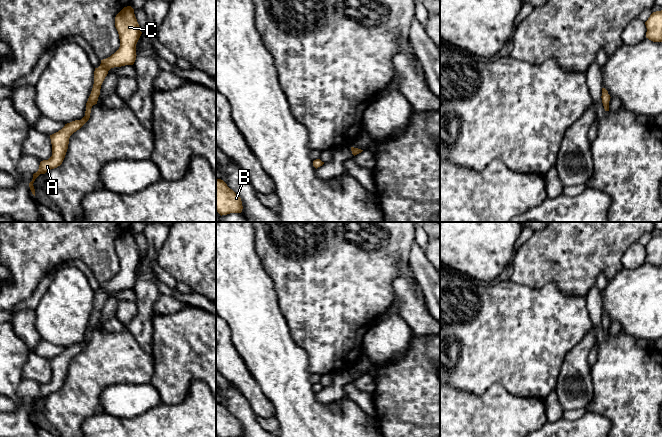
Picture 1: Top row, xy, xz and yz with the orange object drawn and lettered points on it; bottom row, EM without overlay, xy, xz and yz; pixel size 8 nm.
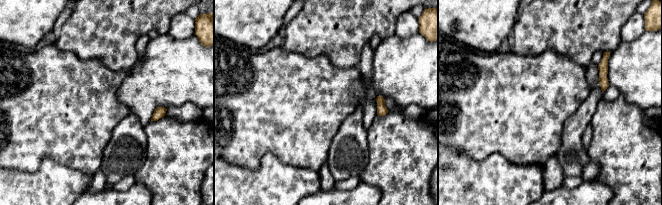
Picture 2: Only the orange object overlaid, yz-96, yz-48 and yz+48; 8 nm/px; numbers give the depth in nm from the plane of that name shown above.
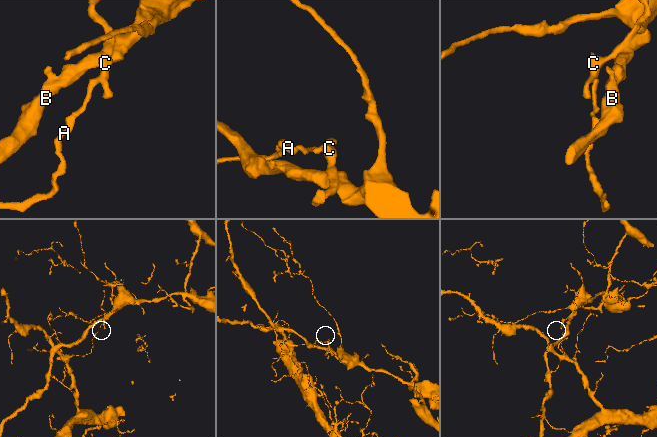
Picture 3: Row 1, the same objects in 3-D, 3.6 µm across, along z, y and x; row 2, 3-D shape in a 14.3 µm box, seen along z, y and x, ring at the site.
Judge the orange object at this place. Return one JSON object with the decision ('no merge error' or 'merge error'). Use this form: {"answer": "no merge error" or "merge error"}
{"answer": "merge error"}

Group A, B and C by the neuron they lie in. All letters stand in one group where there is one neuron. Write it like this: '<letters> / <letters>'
A / B C

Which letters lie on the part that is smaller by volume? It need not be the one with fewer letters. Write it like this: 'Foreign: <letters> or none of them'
Foreign: B, C

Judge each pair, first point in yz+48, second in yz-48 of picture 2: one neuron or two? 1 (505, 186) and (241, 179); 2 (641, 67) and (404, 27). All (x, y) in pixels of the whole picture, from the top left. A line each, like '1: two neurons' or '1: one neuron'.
1: one neuron
2: two neurons

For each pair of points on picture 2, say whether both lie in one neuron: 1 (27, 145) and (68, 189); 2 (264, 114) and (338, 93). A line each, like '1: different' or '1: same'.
1: different
2: same

